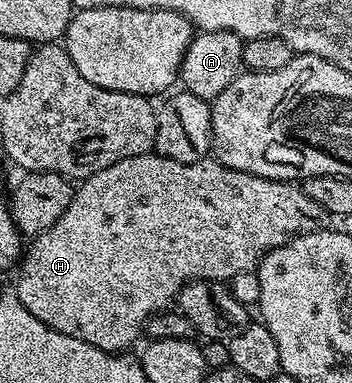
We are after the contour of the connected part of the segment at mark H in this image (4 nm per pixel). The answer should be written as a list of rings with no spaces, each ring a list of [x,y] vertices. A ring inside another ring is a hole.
[[[148,152],[128,159],[120,159],[112,163],[112,167],[104,167],[104,171],[96,171],[85,178],[75,188],[74,197],[68,205],[68,211],[60,215],[60,219],[48,231],[39,233],[29,242],[28,248],[20,258],[17,266],[18,286],[16,292],[20,303],[28,307],[36,319],[40,319],[58,333],[68,335],[72,339],[84,339],[84,343],[92,343],[92,347],[100,347],[103,353],[126,353],[129,345],[139,336],[143,336],[146,322],[159,313],[169,310],[175,304],[178,292],[183,285],[192,281],[213,281],[215,283],[229,282],[238,273],[249,273],[257,266],[266,254],[276,247],[285,245],[293,237],[301,233],[315,233],[318,229],[331,228],[332,218],[316,199],[308,199],[301,184],[288,181],[273,181],[267,177],[257,177],[244,171],[236,171],[227,165],[221,165],[213,159],[203,159],[196,163],[180,163],[176,159],[162,157],[159,153]]]

